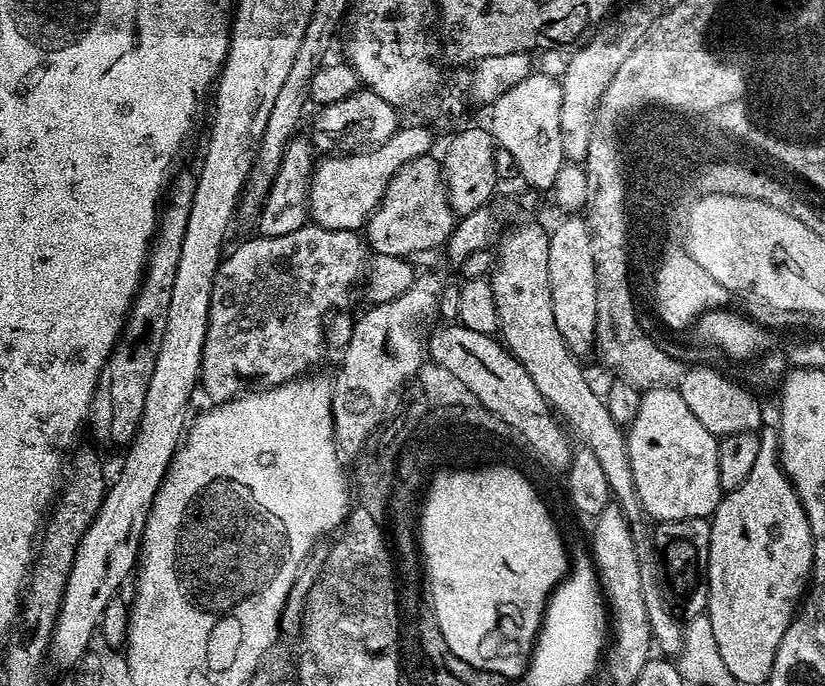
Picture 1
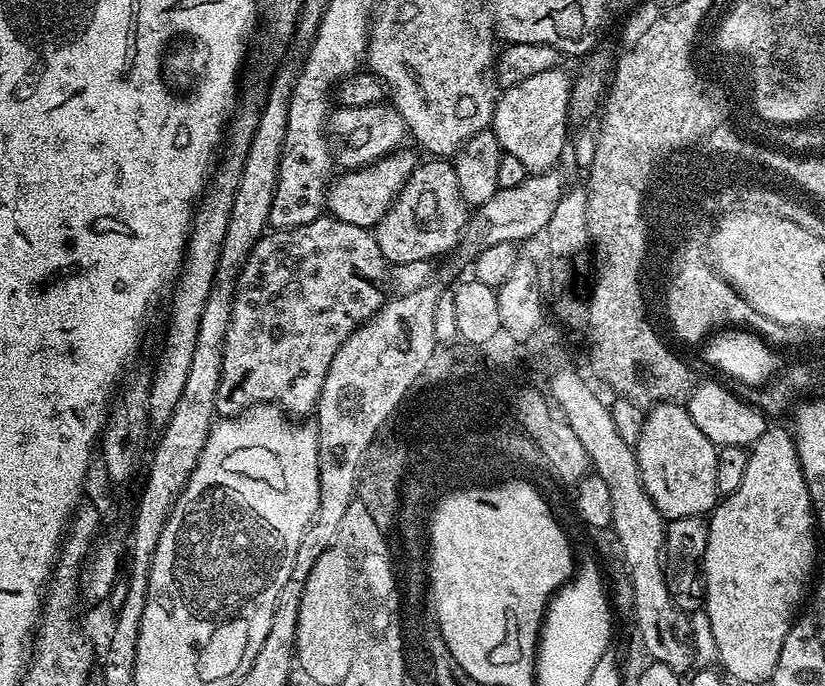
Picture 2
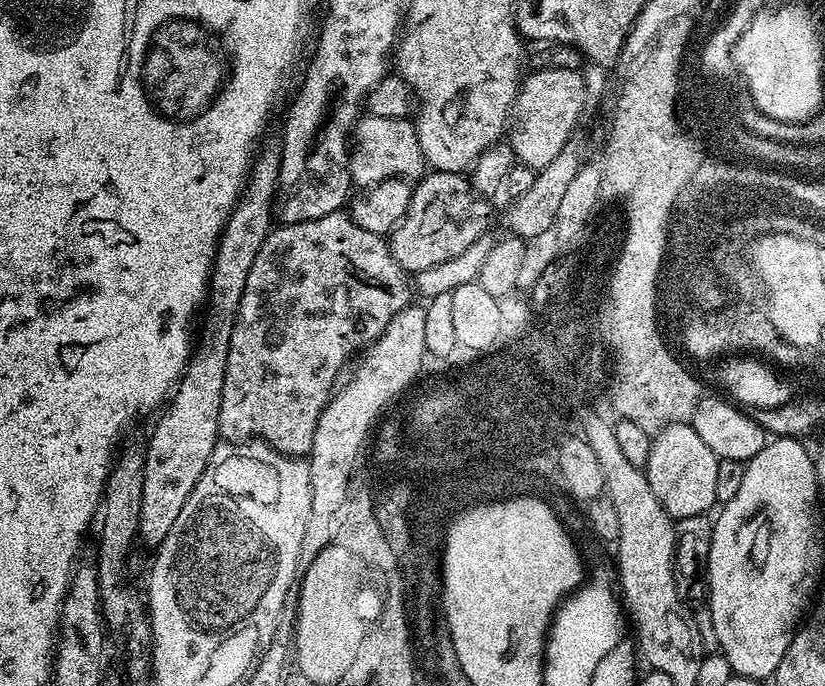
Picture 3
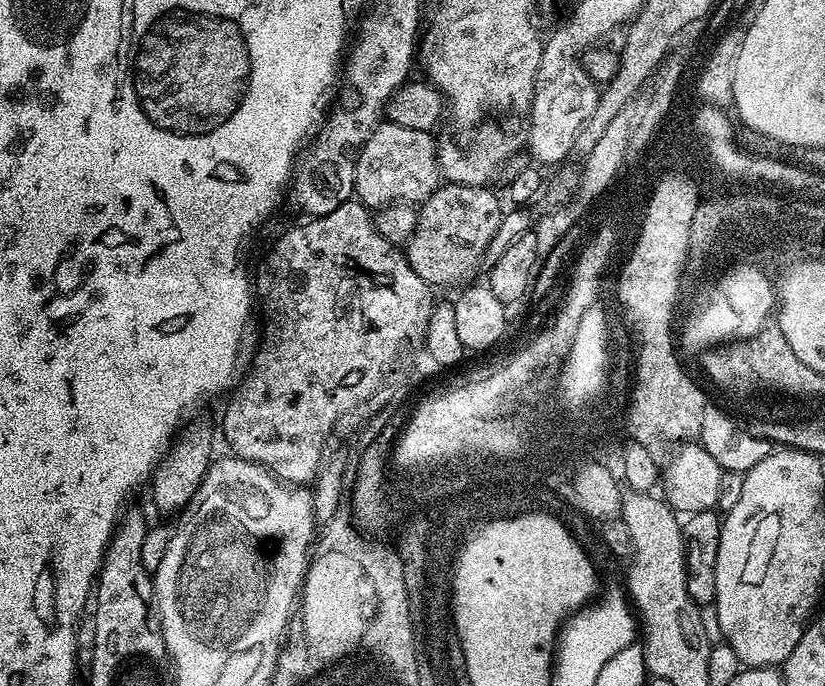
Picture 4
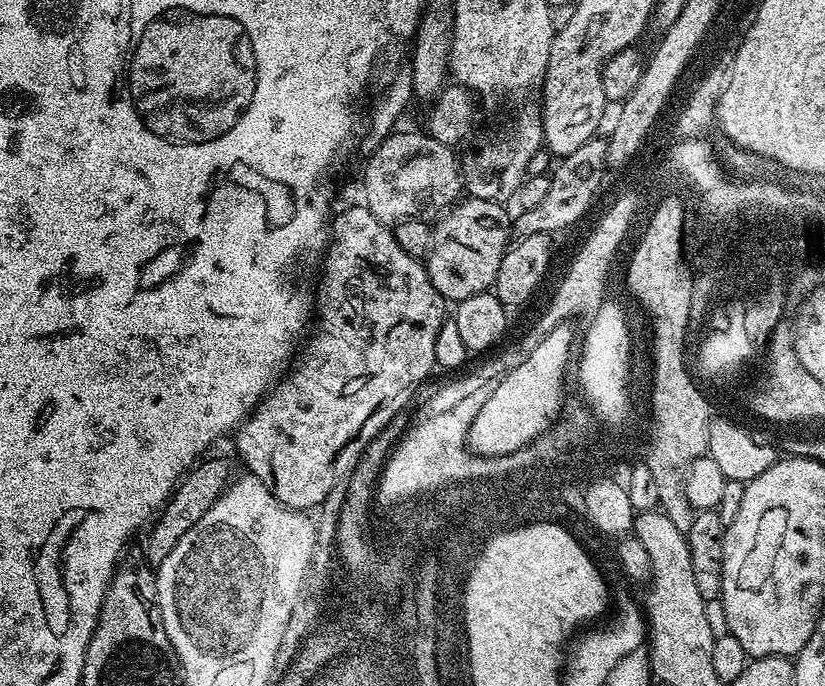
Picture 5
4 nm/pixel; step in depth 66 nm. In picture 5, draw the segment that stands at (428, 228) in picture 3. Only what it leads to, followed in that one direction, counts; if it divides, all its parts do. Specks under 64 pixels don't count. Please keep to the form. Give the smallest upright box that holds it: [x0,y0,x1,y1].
[426,198,513,302]

